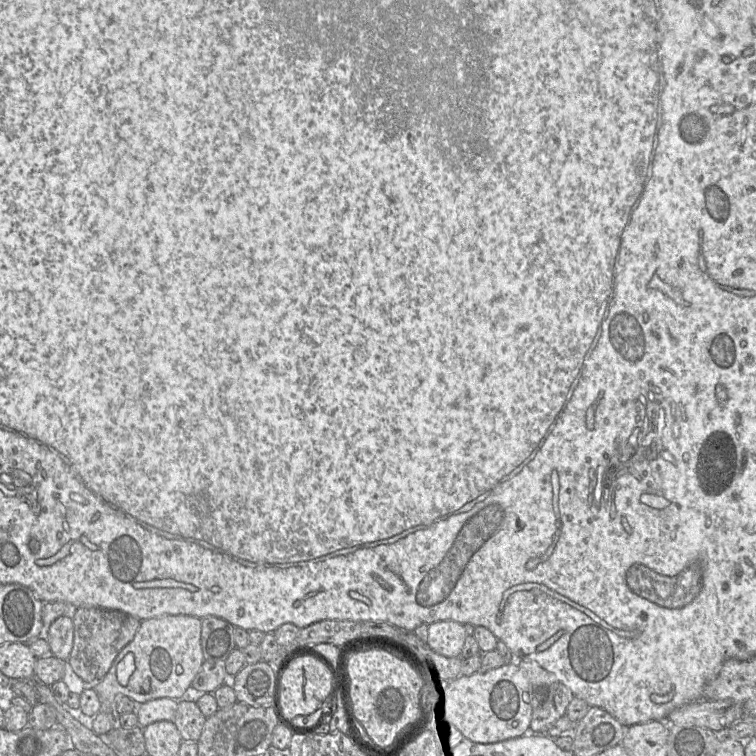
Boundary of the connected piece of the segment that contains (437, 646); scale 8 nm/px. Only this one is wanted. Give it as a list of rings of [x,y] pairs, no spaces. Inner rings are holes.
[[[452,620],[429,624],[427,643],[436,653],[446,657],[459,657],[470,628]]]

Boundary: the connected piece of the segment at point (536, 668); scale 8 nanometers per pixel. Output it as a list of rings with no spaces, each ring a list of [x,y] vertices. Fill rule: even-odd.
[[[517,661],[528,679],[528,694],[532,707],[530,733],[543,734],[554,722],[566,715],[574,694],[537,662]]]

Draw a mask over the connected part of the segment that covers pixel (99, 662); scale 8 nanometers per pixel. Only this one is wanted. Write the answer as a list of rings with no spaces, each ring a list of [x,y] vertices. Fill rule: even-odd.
[[[98,607],[77,608],[73,617],[73,647],[67,662],[88,684],[97,684],[109,671],[120,651],[132,641],[141,621],[123,611]]]

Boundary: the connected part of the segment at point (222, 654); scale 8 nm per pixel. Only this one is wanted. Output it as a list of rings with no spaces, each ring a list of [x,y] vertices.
[[[207,616],[201,621],[201,648],[204,661],[225,661],[236,648],[236,626],[216,616]]]

